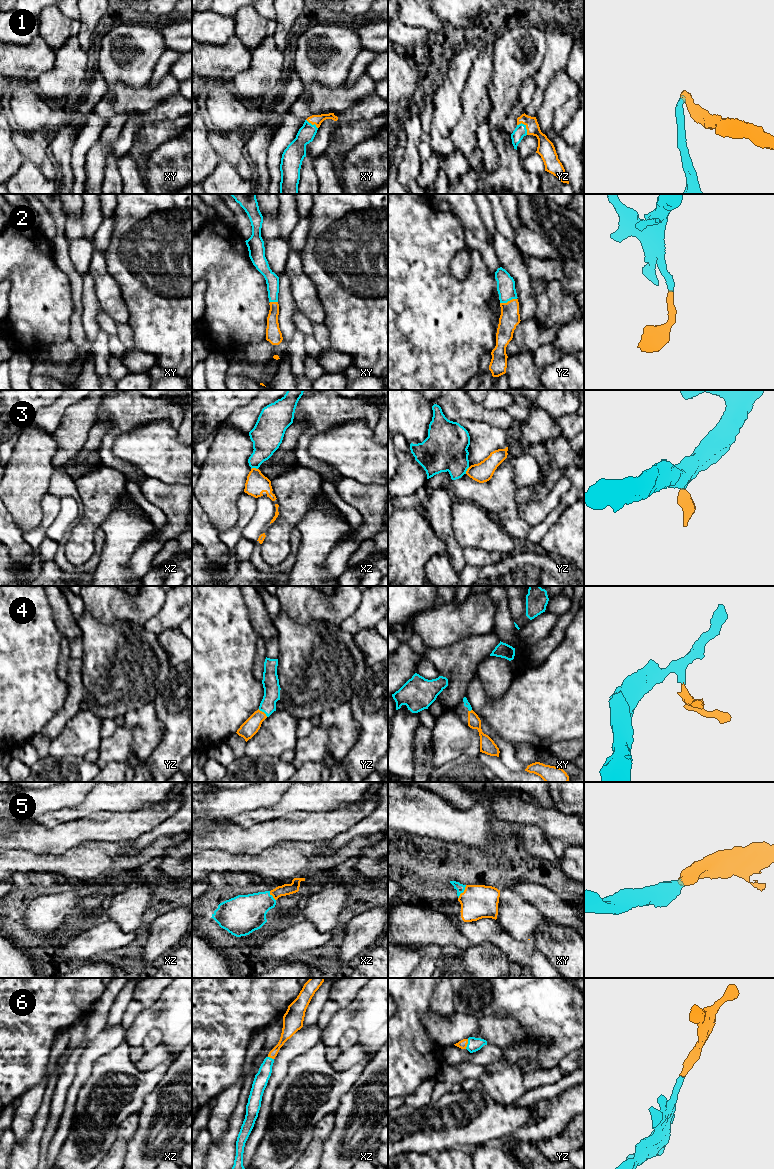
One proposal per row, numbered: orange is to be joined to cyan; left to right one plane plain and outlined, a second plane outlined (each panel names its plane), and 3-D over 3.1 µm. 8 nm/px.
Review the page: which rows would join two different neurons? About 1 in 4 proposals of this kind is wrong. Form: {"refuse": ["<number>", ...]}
{"refuse": []}

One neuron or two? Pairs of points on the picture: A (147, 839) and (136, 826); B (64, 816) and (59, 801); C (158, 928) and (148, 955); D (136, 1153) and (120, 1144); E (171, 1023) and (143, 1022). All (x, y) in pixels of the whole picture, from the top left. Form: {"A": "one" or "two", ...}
{"A": "two", "B": "two", "C": "one", "D": "two", "E": "one"}

